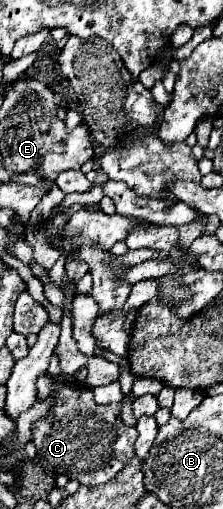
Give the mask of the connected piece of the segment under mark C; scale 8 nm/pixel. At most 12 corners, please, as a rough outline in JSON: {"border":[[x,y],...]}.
{"border":[[49,374],[33,424],[37,462],[87,486],[135,456],[121,404]]}

